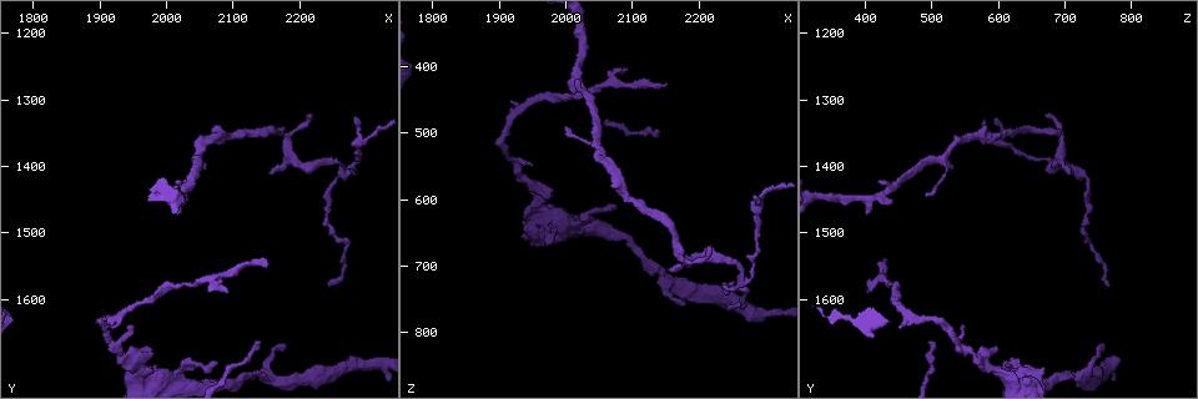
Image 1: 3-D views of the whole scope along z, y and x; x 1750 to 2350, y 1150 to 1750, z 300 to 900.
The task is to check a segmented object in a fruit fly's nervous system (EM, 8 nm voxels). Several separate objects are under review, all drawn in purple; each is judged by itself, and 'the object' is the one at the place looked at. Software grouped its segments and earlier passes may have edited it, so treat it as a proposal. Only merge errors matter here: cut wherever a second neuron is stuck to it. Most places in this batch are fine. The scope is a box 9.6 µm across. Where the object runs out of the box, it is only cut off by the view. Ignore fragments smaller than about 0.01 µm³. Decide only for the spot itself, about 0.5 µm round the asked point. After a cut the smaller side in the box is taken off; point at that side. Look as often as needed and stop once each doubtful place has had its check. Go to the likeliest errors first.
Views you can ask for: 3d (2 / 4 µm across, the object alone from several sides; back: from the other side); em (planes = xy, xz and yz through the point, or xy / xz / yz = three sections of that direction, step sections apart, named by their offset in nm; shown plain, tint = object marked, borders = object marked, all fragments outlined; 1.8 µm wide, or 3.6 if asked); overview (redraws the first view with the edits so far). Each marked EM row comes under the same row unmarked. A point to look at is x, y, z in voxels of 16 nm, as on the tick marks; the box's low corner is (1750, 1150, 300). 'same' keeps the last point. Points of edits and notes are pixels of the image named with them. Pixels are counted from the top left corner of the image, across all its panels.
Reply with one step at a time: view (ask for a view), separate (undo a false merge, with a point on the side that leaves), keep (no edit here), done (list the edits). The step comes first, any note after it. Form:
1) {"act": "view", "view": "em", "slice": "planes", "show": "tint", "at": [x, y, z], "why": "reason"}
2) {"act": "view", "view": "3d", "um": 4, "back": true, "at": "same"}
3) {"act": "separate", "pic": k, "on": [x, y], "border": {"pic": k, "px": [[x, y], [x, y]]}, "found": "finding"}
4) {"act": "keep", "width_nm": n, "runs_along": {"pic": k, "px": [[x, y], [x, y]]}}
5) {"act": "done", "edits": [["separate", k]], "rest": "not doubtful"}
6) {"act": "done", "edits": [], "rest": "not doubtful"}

{"act": "view", "view": "em", "slice": "planes", "show": "tint", "at": [2265, 1410, 720], "why": "a fork"}

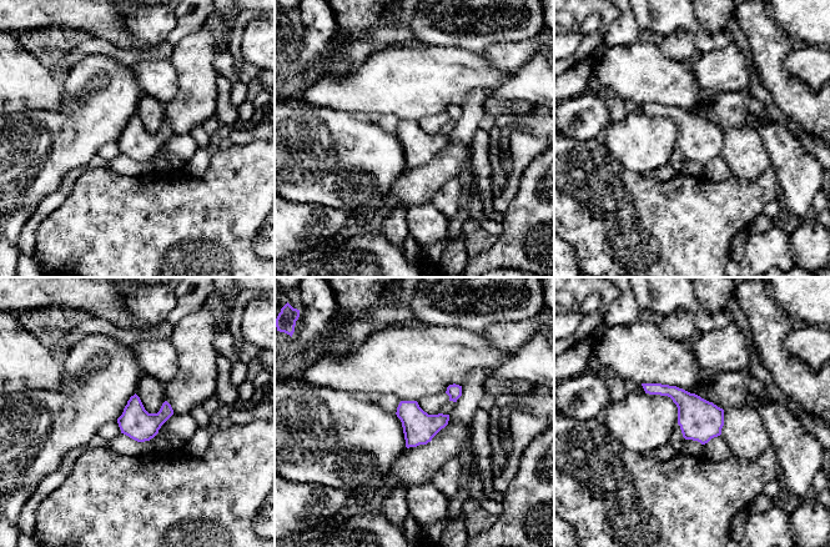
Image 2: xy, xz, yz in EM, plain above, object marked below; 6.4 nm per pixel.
{"act": "keep", "width_nm": 200, "found": "all the same neuron"}

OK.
{"act": "view", "view": "3d", "um": 2, "at": [2190, 1395, 685], "why": "abrupt turn"}

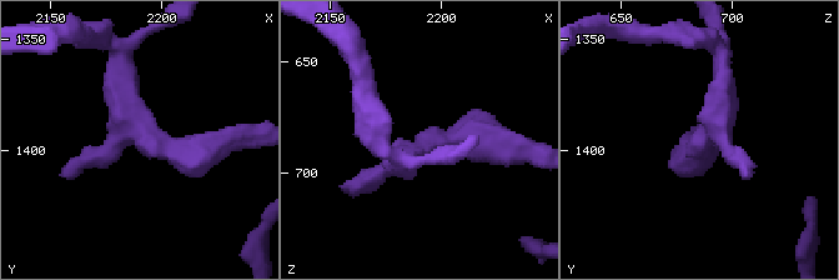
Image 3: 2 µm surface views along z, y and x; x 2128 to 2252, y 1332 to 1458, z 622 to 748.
{"act": "view", "view": "em", "slice": "planes", "show": "tint", "at": [2193, 1395, 687], "why": "now the EM"}

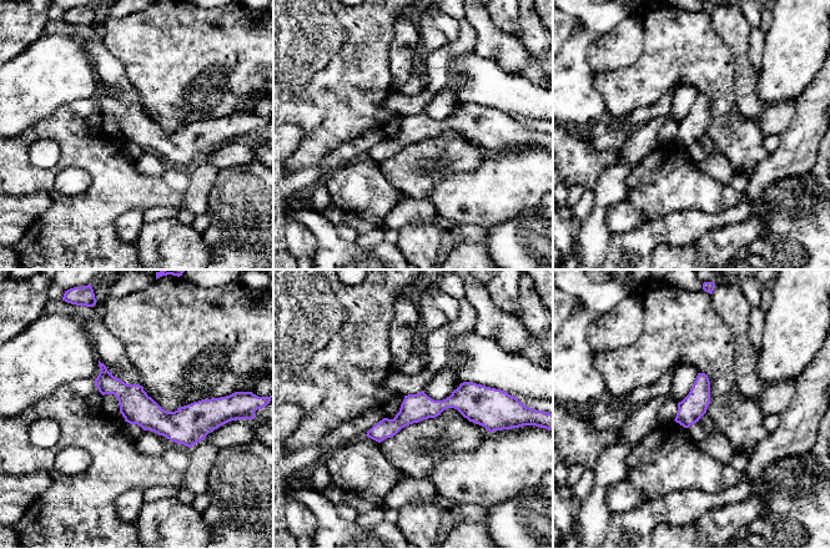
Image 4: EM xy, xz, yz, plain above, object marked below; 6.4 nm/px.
{"act": "keep", "width_nm": 170, "runs_along": {"pic": 4, "px": [[488, 403], [416, 407], [371, 434]]}, "found": "one neuron here"}

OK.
{"act": "view", "view": "em", "um": 3.6, "slice": "planes", "show": "tint", "at": [2000, 1720, 640], "why": "calibre changes"}

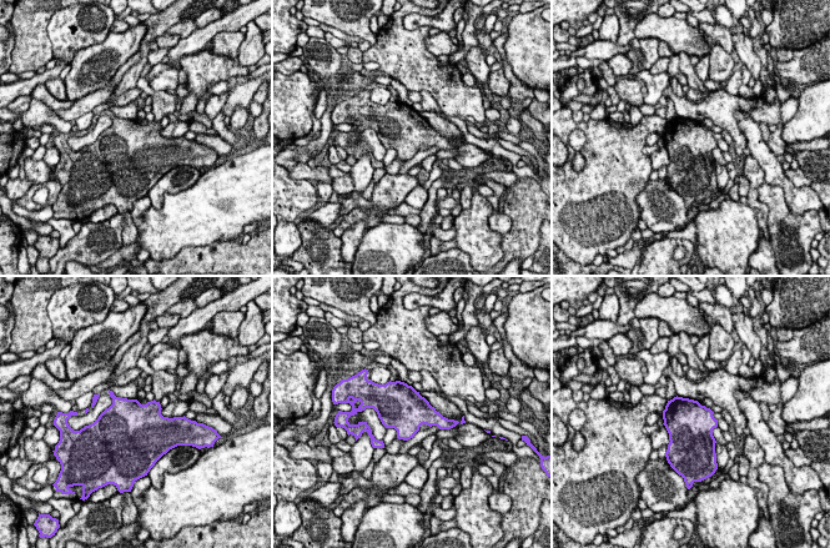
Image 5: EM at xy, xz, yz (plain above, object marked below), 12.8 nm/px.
{"act": "keep", "width_nm": 600, "found": "one neuron here"}

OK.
{"act": "done", "edits": [], "rest": "not doubtful"}

